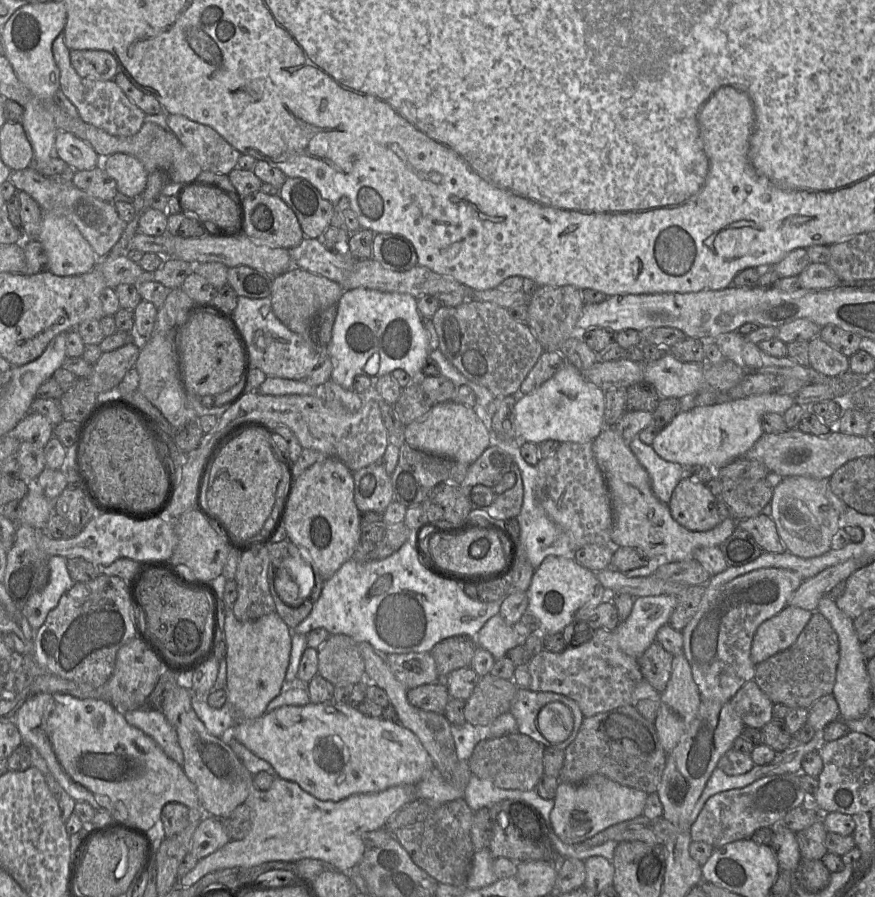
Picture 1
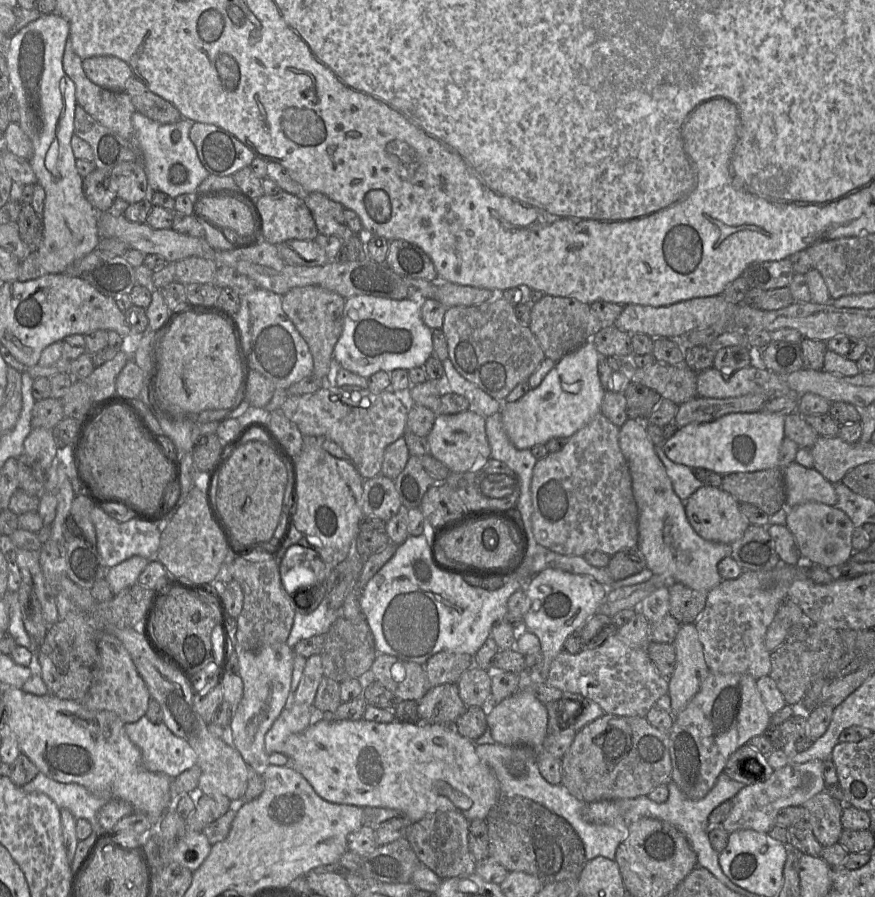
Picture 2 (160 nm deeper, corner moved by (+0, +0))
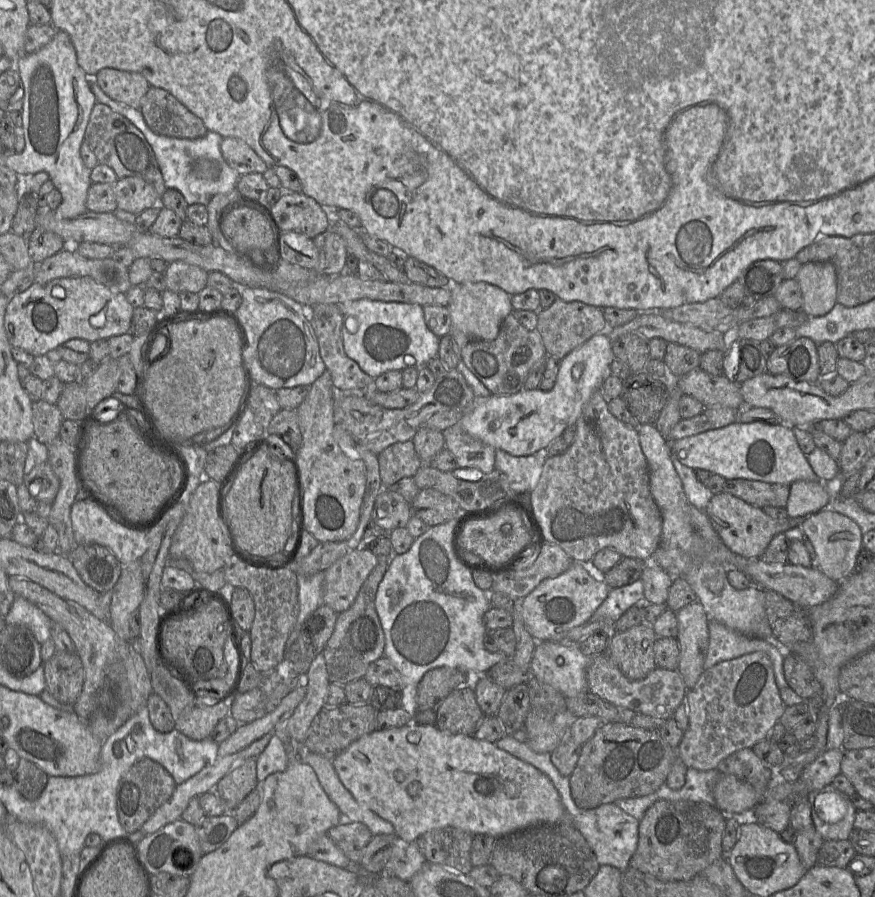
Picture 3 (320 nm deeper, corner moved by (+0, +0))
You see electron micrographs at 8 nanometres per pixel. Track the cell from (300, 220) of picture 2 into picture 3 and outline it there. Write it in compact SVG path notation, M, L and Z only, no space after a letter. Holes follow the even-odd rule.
M284 192L271 206L281 231L294 231L314 239L331 228L331 212L302 192Z

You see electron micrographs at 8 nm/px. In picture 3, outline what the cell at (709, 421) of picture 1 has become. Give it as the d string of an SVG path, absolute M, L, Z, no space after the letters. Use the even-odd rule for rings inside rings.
M733 422L723 428L676 440L673 455L687 467L707 470L726 480L748 479L788 486L798 480L821 481L801 451L792 427L795 426Z

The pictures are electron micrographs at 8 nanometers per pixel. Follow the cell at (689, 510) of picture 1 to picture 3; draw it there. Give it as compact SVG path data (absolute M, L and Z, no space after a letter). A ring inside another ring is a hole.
M724 492L714 494L705 508L709 520L721 541L732 552L744 557L761 557L772 538L793 527L800 526L804 518L787 518L782 522L766 515L762 508Z

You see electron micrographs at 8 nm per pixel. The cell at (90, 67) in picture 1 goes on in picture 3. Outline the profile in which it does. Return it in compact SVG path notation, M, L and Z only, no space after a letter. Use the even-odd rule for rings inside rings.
M114 68L101 69L93 77L93 82L111 99L138 109L141 99L151 87L141 74Z

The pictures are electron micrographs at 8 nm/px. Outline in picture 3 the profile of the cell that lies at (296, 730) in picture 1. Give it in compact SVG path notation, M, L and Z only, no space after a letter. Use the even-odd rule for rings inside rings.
M413 722L386 730L378 730L366 734L352 742L344 751L333 760L332 765L343 786L351 793L361 806L368 808L384 820L390 822L395 830L395 835L406 842L414 842L422 834L439 828L455 827L471 833L472 835L484 834L499 838L516 829L540 823L555 823L565 820L566 812L561 802L558 791L551 779L532 766L508 752L499 749L495 743L483 741L473 735L452 734L439 730L435 726L419 725Z

